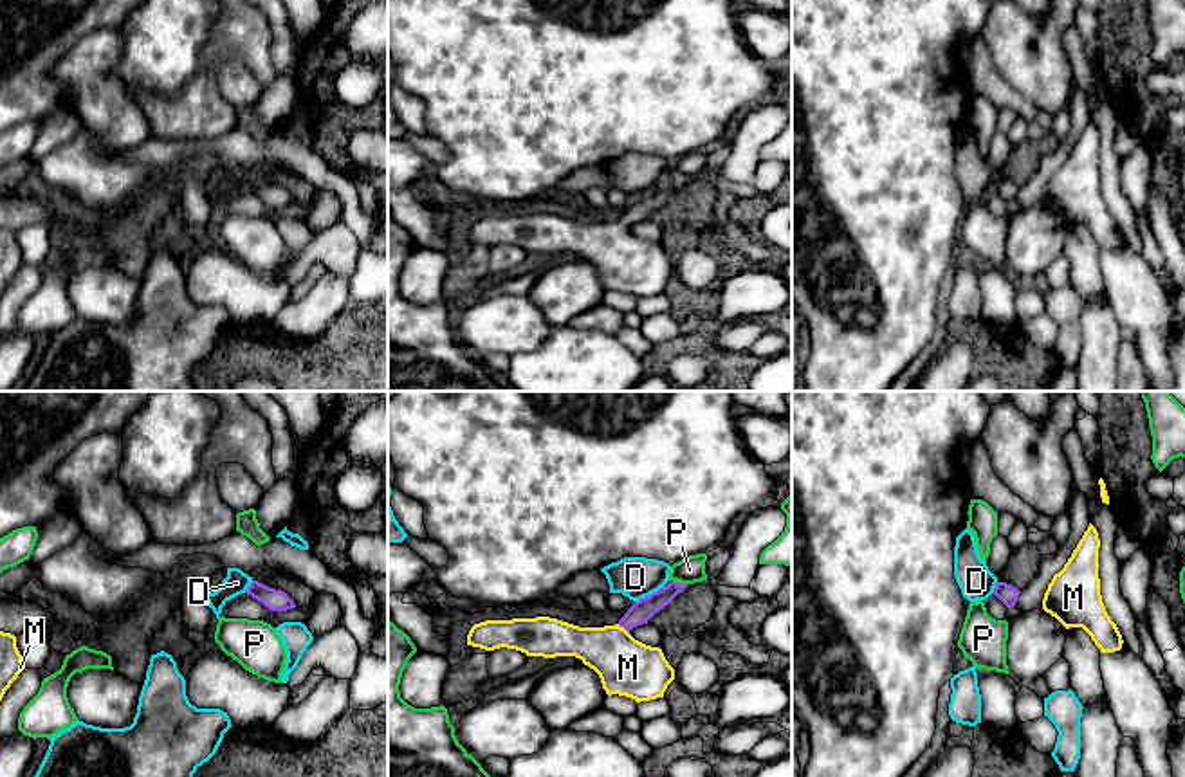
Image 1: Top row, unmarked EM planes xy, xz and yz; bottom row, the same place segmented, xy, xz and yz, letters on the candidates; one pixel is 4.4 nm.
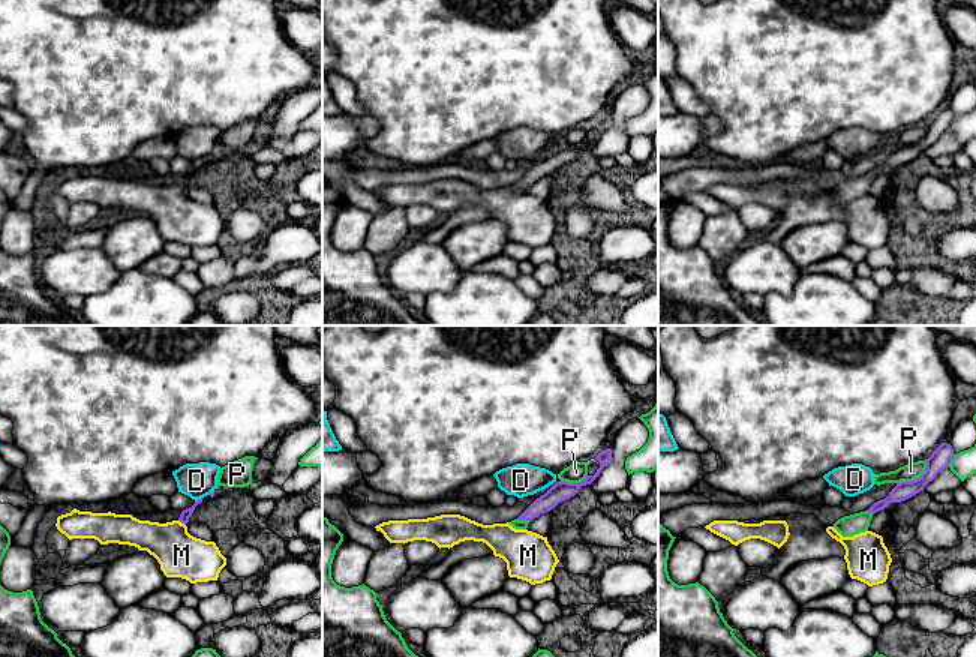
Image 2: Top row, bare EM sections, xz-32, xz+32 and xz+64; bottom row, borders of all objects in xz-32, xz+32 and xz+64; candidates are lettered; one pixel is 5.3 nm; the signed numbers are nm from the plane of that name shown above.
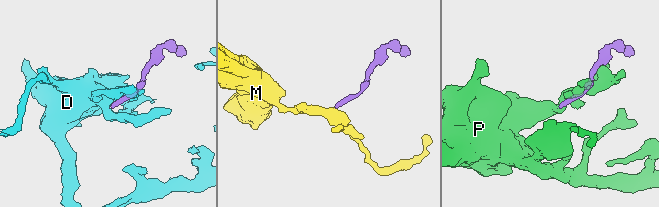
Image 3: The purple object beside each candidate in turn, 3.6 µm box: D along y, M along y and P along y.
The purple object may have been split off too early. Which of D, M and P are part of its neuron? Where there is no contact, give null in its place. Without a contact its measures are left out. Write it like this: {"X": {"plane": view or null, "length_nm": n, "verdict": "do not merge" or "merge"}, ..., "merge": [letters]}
{"D": {"plane": "xz", "length_nm": 160, "verdict": "do not merge"}, "M": {"plane": "xz", "length_nm": 70, "verdict": "merge"}, "P": {"plane": "xz", "length_nm": 70, "verdict": "do not merge"}, "merge": ["M"]}

